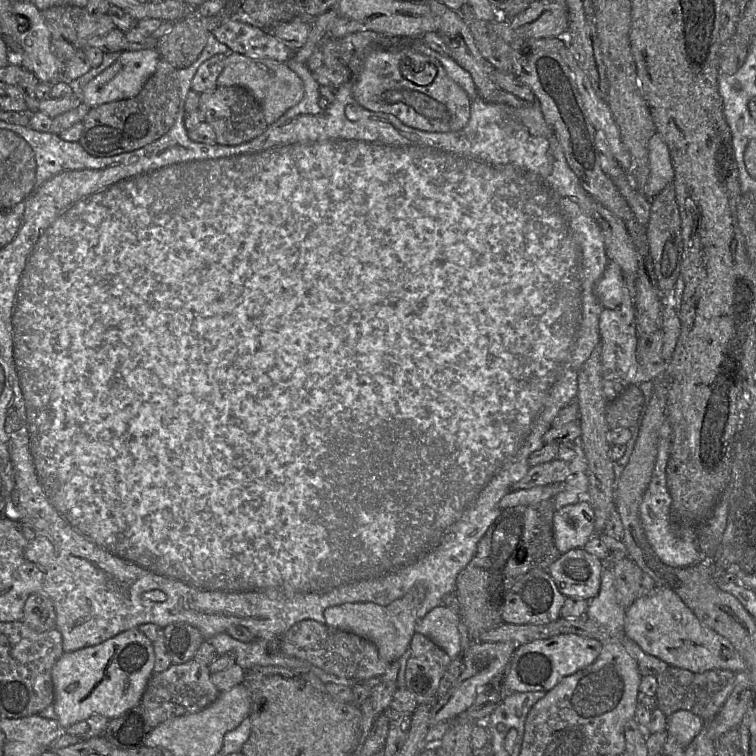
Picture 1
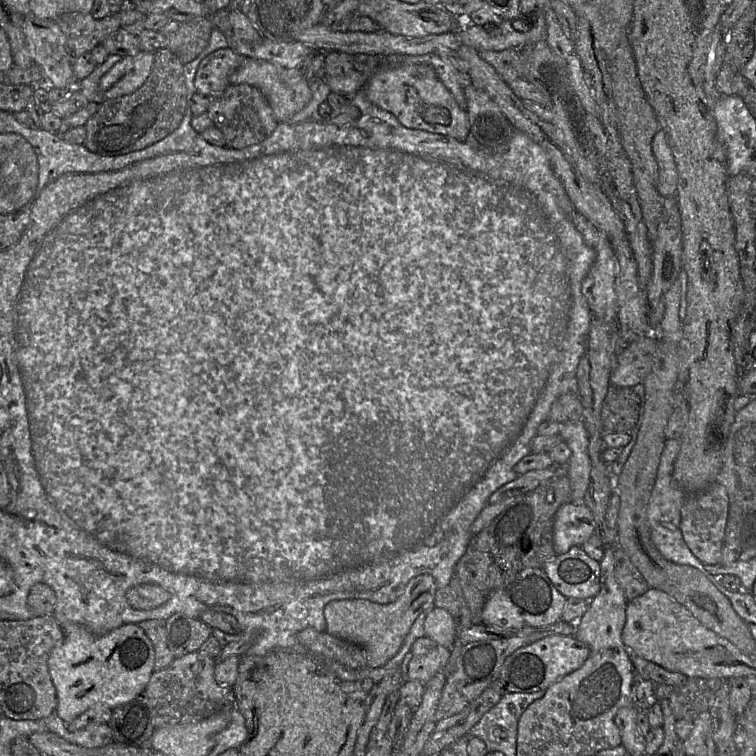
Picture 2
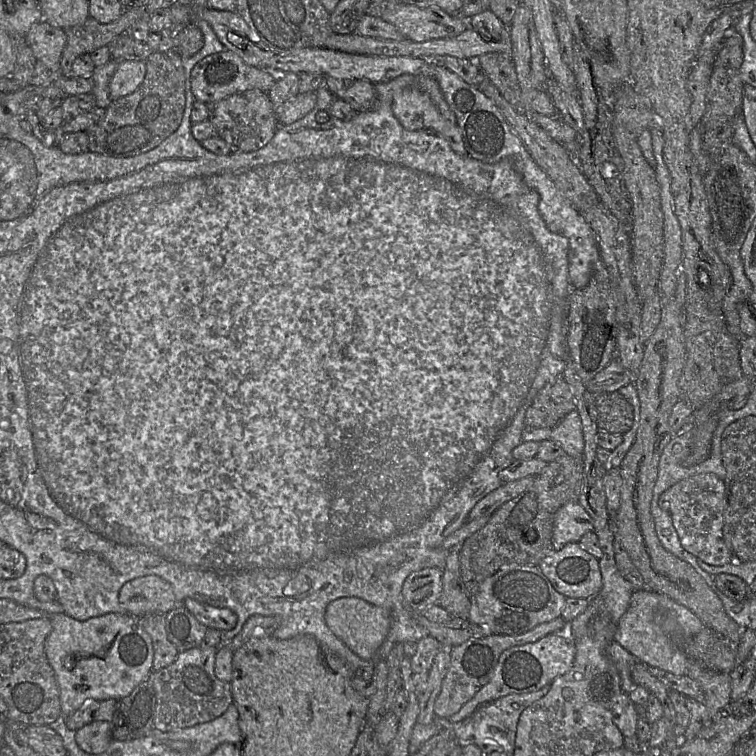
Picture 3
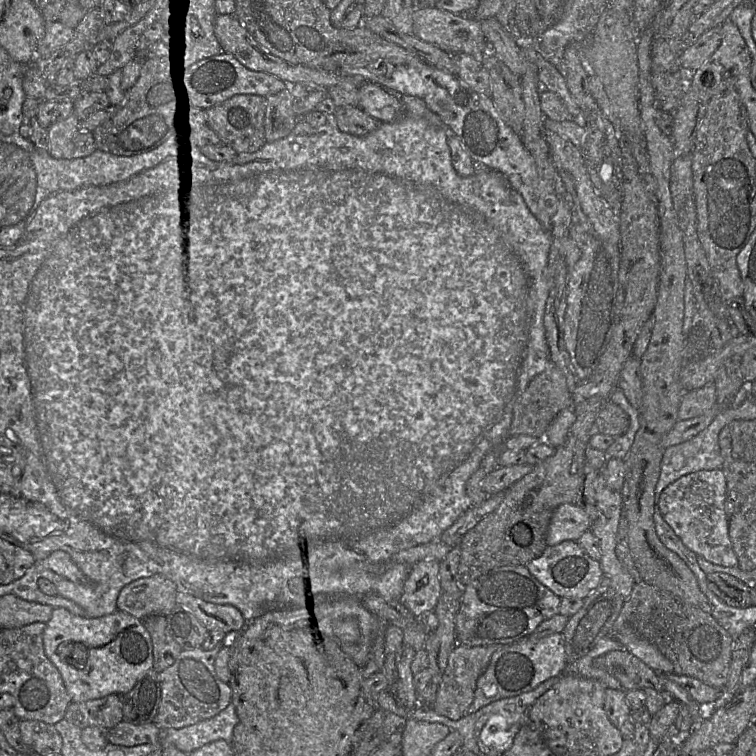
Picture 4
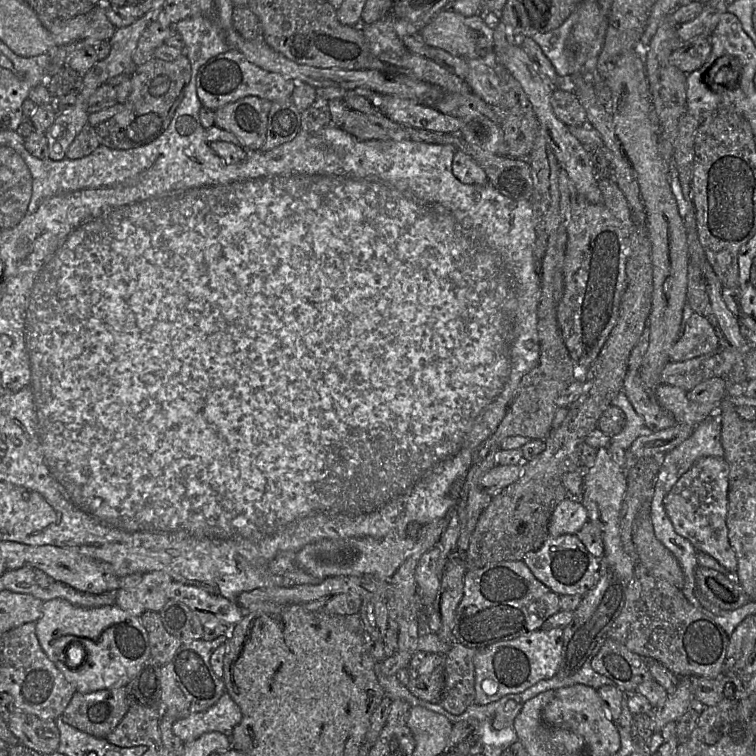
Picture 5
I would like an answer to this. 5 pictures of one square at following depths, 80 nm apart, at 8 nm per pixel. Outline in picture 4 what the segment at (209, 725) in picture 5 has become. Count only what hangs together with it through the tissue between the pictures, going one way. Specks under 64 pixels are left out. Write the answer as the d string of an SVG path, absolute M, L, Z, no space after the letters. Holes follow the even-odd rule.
M231 702L216 716L198 723L175 729L160 730L159 747L174 746L187 755L217 740L225 740L231 744L233 731L239 717Z

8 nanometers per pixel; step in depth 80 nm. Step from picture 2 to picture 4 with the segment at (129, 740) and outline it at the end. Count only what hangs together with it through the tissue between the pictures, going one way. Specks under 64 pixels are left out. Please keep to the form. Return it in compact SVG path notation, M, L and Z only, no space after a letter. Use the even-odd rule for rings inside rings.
M149 670L121 700L124 721L136 725L154 722L161 701L158 673Z

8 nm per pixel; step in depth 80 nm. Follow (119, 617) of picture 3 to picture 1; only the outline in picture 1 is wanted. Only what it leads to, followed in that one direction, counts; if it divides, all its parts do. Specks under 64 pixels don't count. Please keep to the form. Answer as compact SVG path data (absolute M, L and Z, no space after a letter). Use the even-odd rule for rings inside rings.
M133 628L94 646L64 652L52 668L54 711L62 730L92 715L116 718L141 703L154 674L152 642Z

